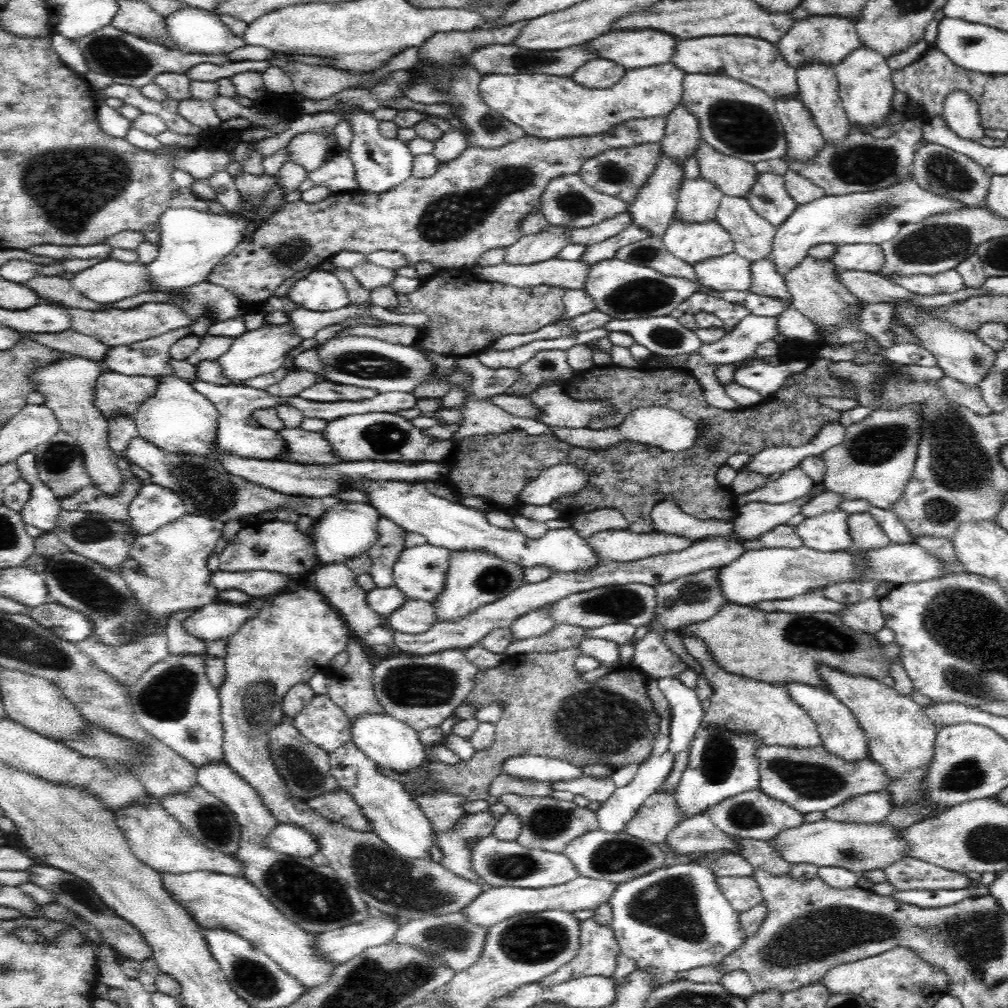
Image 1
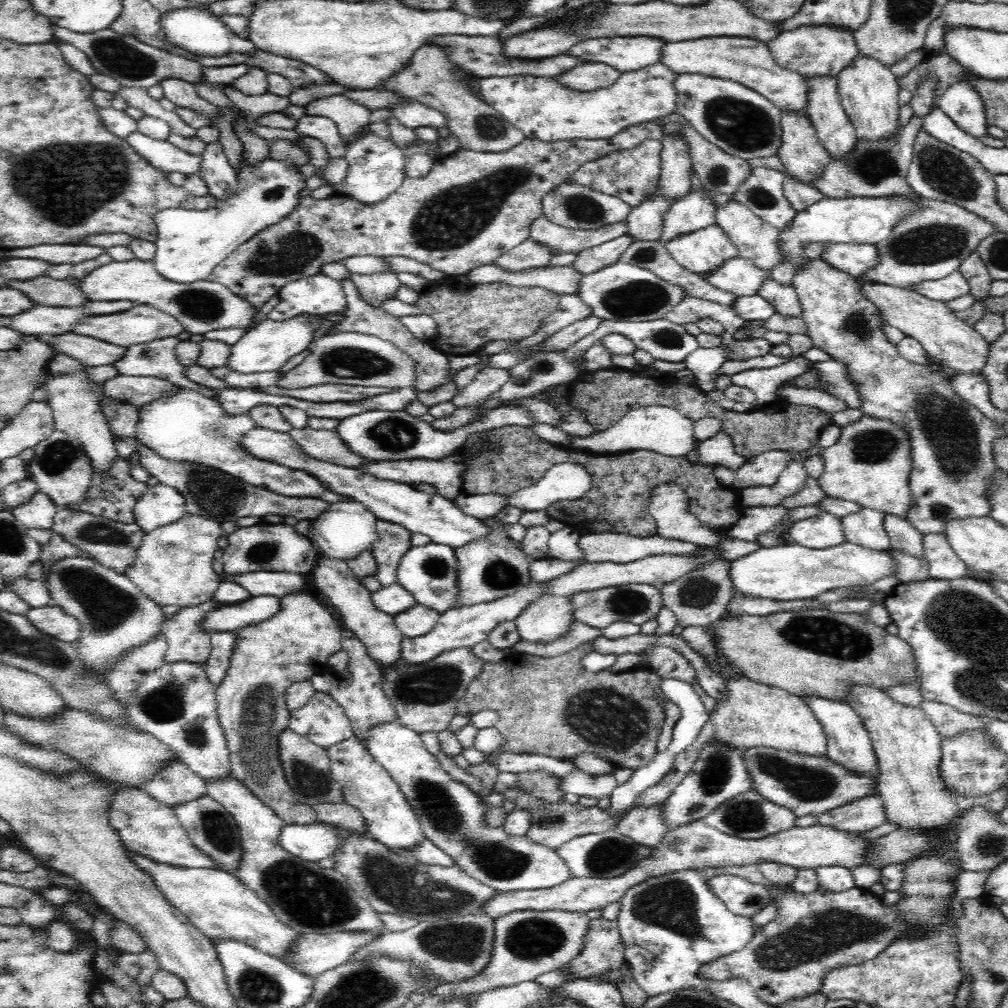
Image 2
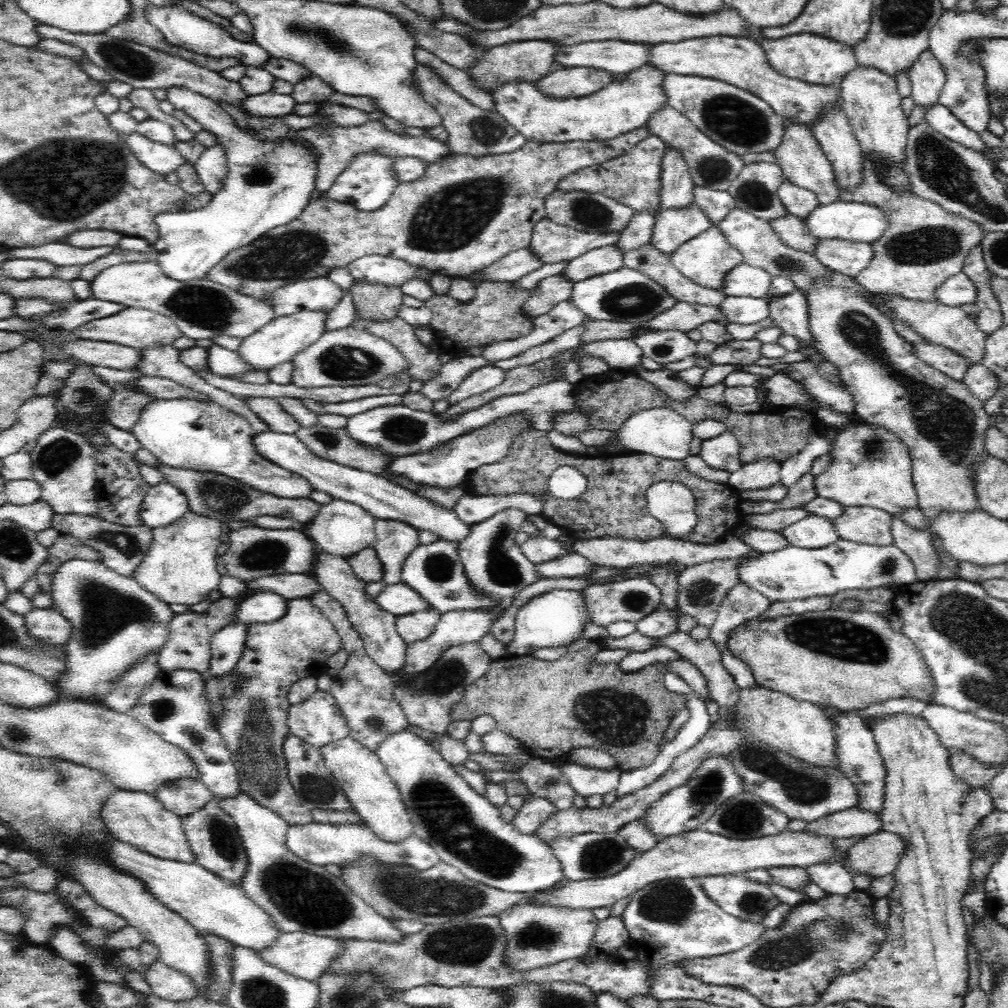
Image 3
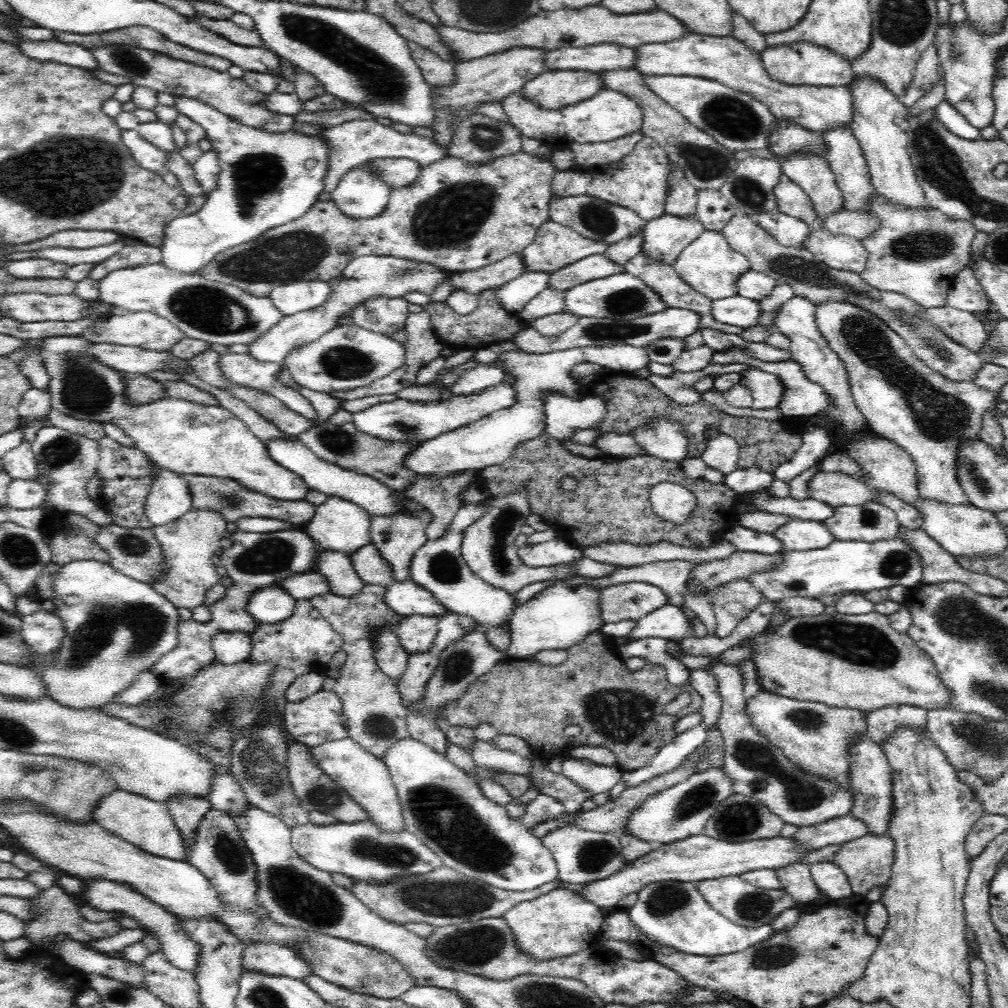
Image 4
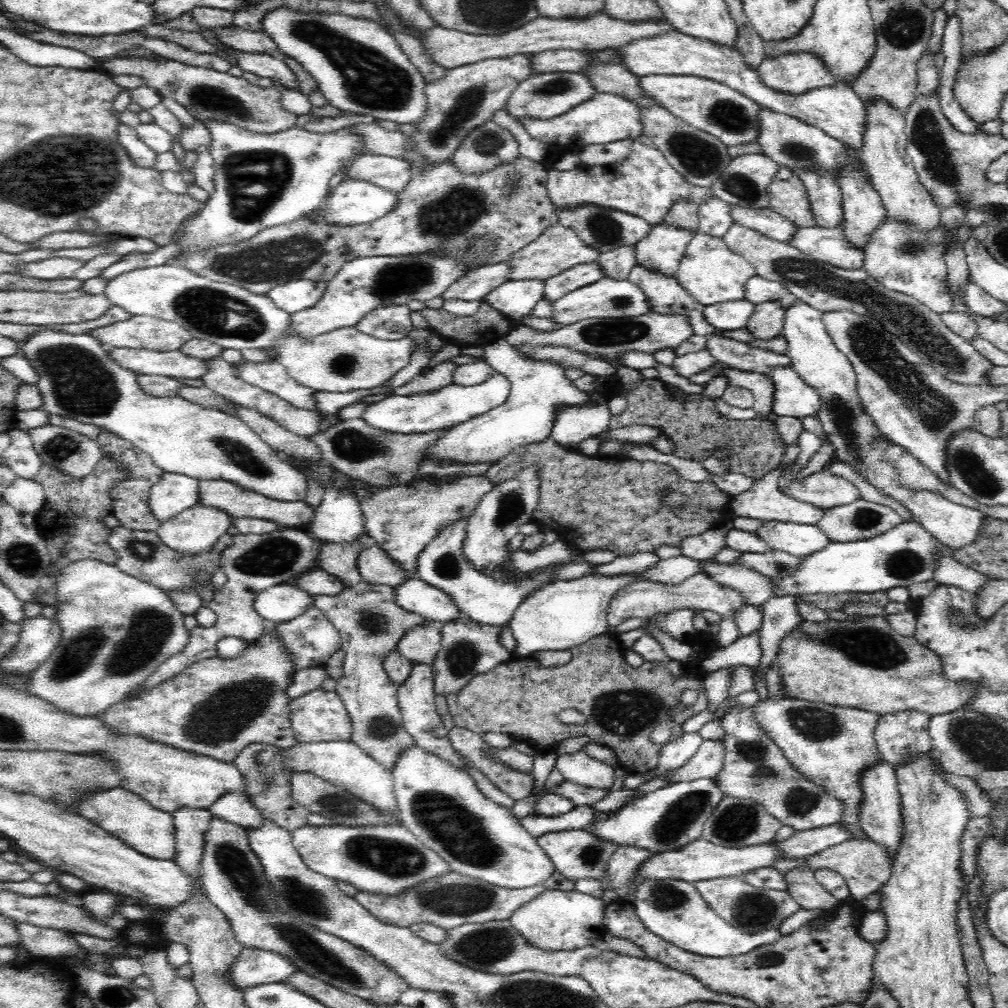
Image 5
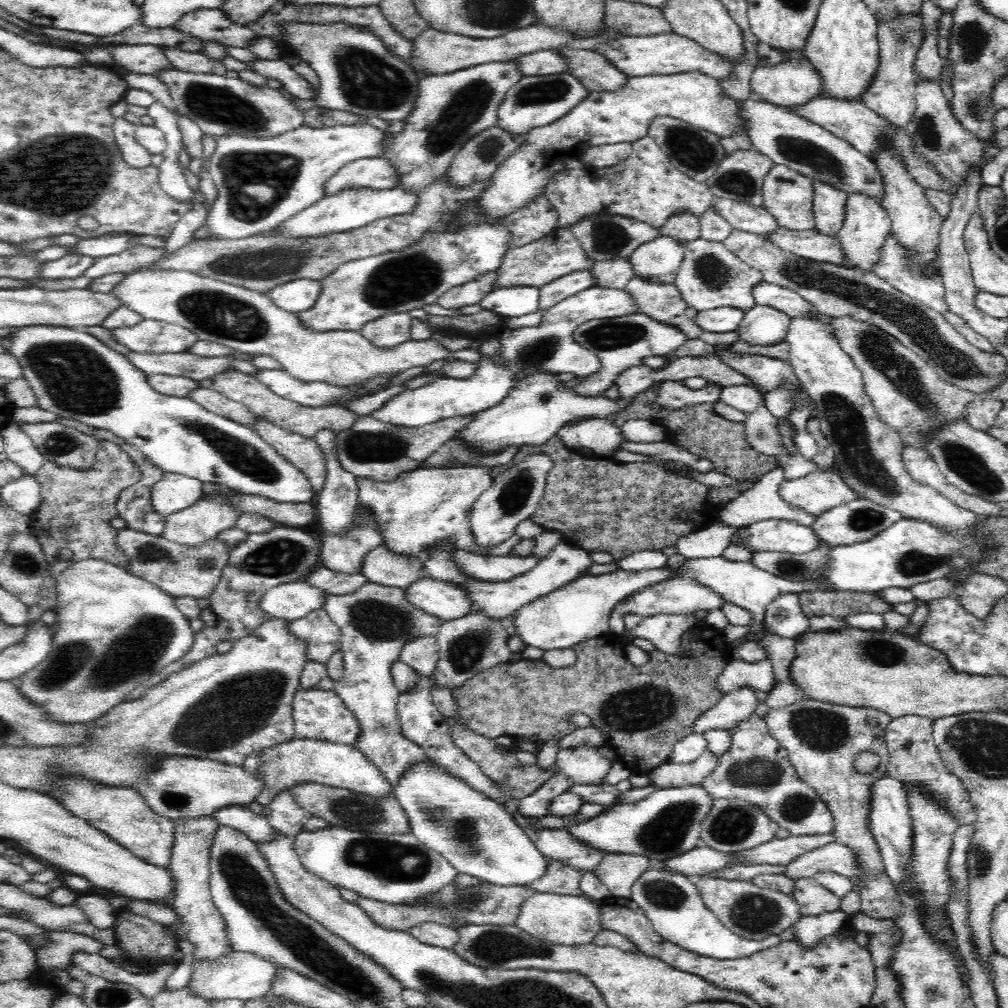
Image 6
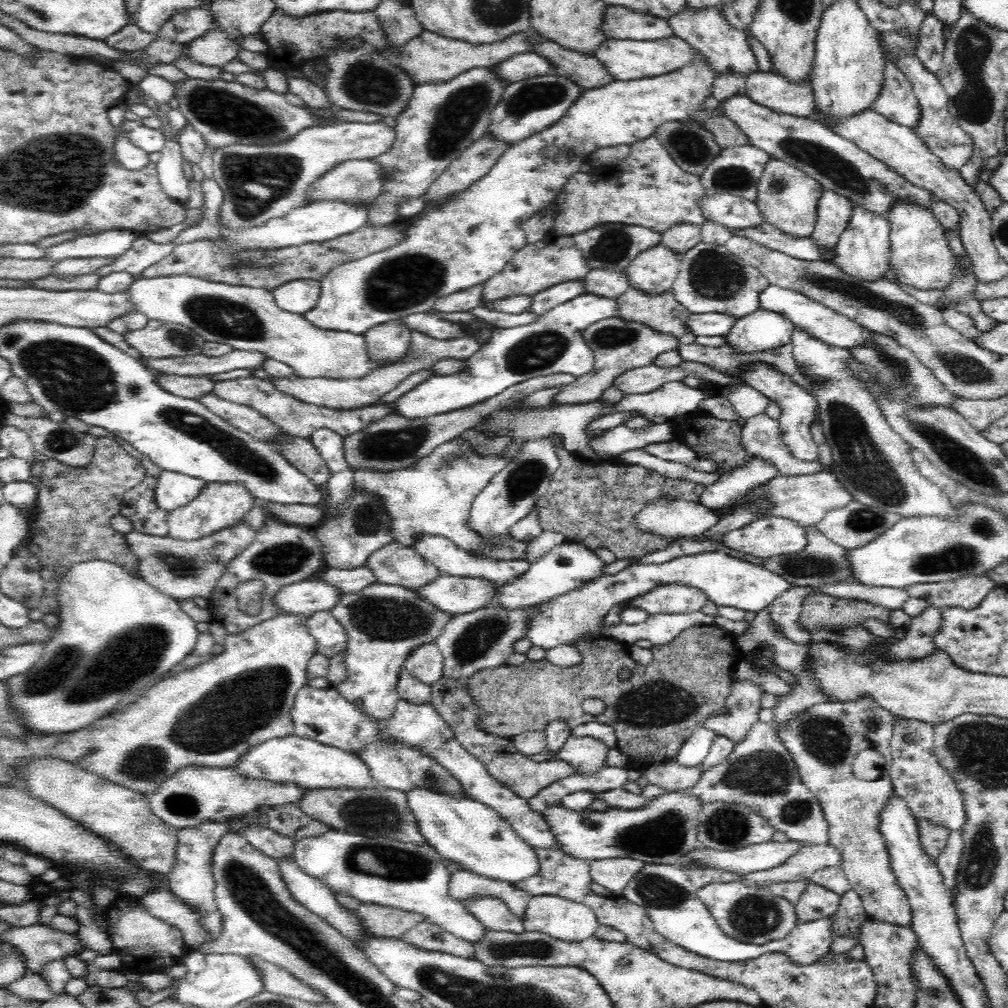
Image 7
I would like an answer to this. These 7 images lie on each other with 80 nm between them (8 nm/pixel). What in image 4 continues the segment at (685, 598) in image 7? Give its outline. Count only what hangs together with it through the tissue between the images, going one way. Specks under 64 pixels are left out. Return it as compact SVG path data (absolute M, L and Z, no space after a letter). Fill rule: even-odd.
M747 579L726 582L714 592L704 592L712 599L718 620L718 636L726 638L744 620L765 596ZM625 582L616 584L599 590L599 605L603 624L620 622L621 620L638 620L657 608L662 608L668 602L666 594L661 588L652 586L647 582Z

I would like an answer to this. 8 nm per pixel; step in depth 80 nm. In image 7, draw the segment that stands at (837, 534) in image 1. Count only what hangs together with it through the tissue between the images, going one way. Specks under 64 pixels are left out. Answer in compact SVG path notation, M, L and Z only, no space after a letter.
M766 516L724 534L724 547L768 558L776 554L794 555L808 544L806 527L790 519Z

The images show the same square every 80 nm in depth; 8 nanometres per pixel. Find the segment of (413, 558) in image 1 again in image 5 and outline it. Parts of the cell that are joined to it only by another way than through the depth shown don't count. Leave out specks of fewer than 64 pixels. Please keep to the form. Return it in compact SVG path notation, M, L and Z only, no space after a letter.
M468 517L456 520L454 524L442 529L438 536L426 545L426 548L417 556L415 578L449 594L450 598L455 600L456 606L461 612L476 622L482 622L490 626L509 624L517 606L520 606L524 599L532 593L554 582L552 581L552 570L558 568L558 565L565 564L546 566L546 568L540 569L541 572L532 579L514 582L514 584L496 581L482 575L473 568L463 553L463 542L467 533L468 520Z

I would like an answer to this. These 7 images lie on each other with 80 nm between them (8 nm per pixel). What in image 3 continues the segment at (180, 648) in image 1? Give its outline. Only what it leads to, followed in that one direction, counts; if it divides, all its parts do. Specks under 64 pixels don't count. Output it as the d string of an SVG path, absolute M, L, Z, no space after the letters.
M221 597L212 601L206 612L198 614L189 610L175 614L169 624L168 642L161 648L158 656L158 666L162 671L186 668L198 671L209 678L211 659L211 637L222 627L235 623L235 612L241 598Z

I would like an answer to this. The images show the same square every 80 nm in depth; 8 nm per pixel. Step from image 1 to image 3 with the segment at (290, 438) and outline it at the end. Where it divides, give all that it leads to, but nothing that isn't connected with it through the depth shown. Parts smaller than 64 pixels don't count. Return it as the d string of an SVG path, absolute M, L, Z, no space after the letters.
M319 425L302 427L296 432L295 436L320 458L332 460L332 462L337 462L338 464L350 466L358 470L372 472L376 475L382 475L382 477L386 477L386 479L394 481L398 483L398 485L402 485L413 491L420 490L420 487L422 486L421 483L410 480L405 476L400 476L400 478L393 476L393 474L387 470L387 466L396 456L377 450L377 448L364 447L360 441L356 441L356 439L352 439L350 435L348 435L346 428L325 428Z

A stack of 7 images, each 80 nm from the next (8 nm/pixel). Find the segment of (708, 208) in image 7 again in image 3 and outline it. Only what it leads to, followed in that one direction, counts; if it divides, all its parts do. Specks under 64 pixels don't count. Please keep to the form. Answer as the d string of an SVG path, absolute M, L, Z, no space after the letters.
M787 213L784 218L768 220L768 225L774 227L776 233L780 233L780 239L786 246L810 254L816 252L818 239L807 233L805 219Z

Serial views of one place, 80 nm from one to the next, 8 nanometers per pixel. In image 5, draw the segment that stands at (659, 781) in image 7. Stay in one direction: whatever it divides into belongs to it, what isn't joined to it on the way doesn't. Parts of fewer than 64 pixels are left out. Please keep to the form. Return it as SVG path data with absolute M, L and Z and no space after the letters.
M716 739L703 740L696 754L680 768L663 775L669 782L690 782L700 778L714 778L724 764L725 743Z

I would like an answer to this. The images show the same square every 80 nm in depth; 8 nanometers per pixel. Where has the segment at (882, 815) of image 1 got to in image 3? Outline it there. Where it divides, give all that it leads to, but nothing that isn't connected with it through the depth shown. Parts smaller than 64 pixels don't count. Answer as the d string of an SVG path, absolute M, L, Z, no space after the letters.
M859 806L828 814L816 822L810 822L804 831L817 836L830 836L842 839L854 836L870 836L878 833L882 828L882 820L873 815L873 812L864 812Z

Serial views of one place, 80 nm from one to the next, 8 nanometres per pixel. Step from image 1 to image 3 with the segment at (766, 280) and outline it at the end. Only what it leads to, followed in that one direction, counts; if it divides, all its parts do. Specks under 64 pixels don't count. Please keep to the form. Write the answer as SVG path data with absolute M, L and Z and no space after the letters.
M800 289L786 296L770 297L767 294L770 308L770 318L775 320L777 326L790 336L796 336L801 342L803 353L808 355L806 362L824 364L826 357L815 347L814 339L810 335L810 310L806 296Z

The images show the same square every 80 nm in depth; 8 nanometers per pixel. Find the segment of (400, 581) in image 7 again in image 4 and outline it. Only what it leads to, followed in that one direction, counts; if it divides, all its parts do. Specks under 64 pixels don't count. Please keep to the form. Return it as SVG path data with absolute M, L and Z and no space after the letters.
M373 542L355 550L351 554L351 561L358 577L365 584L388 586L394 582L392 567L383 559Z

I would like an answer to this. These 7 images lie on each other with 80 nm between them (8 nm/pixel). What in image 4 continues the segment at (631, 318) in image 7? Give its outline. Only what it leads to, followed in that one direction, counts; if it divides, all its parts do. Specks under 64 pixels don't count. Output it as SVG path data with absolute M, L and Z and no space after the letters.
M640 251L637 255L629 258L624 267L628 273L638 277L638 279L642 279L644 283L648 284L648 287L654 289L658 296L662 297L662 301L669 308L686 308L687 310L692 310L693 312L700 314L700 331L704 330L704 328L714 328L714 330L720 330L720 332L724 334L736 334L736 336L744 332L745 329L742 329L741 327L717 322L713 318L711 312L712 304L715 301L711 300L710 297L706 297L704 294L697 292L696 289L693 289L690 284L682 279L682 276L678 274L678 271L672 265L648 257L644 251Z

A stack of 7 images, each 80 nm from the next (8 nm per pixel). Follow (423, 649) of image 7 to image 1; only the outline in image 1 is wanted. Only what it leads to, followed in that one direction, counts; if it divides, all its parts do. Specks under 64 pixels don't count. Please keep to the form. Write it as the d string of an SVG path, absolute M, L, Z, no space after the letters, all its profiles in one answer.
M410 597L388 617L389 624L394 630L408 634L422 634L430 630L435 623L433 605Z

